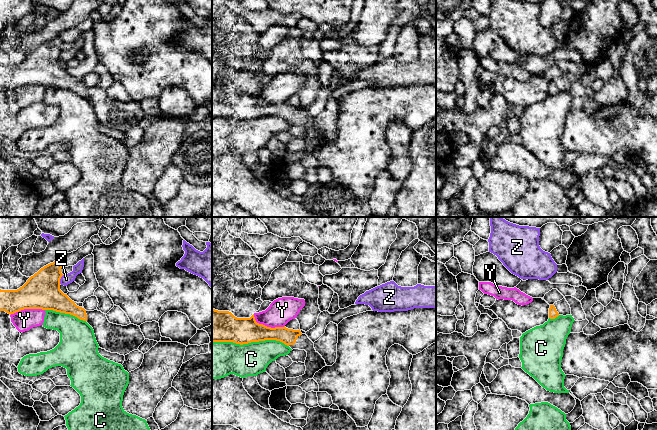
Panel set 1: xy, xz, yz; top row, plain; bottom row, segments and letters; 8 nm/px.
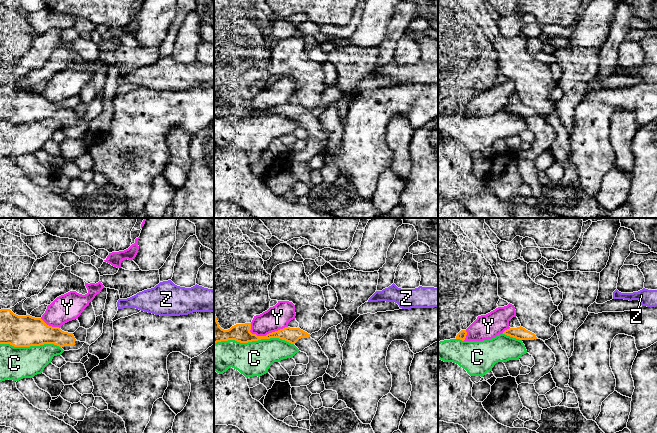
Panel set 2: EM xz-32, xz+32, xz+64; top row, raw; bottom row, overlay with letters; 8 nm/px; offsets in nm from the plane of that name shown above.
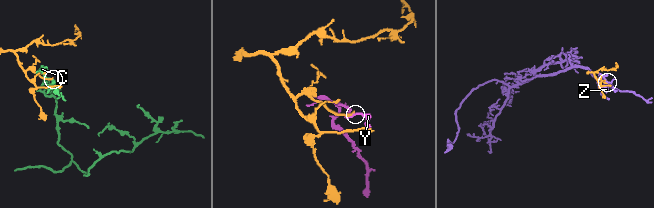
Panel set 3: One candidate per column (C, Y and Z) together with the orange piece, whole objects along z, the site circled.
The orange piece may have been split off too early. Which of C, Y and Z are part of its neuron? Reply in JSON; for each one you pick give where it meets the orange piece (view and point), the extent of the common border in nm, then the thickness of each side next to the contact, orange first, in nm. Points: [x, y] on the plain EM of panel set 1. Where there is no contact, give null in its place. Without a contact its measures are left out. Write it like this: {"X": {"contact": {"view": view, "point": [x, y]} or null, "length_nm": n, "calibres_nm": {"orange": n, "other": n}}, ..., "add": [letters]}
{"add": []}

